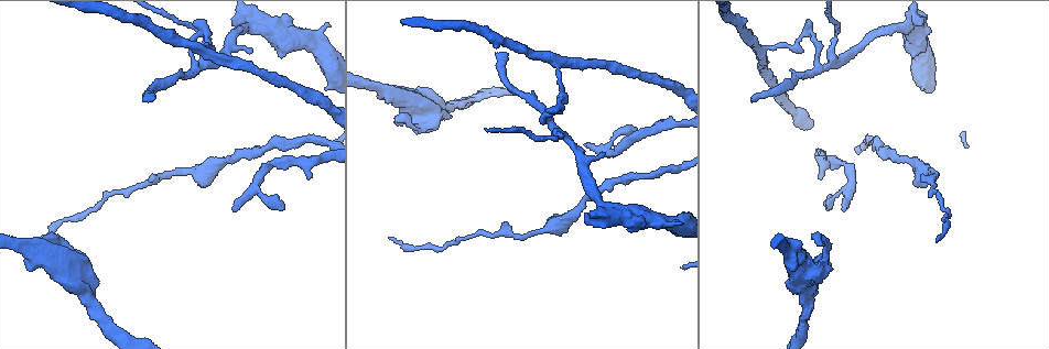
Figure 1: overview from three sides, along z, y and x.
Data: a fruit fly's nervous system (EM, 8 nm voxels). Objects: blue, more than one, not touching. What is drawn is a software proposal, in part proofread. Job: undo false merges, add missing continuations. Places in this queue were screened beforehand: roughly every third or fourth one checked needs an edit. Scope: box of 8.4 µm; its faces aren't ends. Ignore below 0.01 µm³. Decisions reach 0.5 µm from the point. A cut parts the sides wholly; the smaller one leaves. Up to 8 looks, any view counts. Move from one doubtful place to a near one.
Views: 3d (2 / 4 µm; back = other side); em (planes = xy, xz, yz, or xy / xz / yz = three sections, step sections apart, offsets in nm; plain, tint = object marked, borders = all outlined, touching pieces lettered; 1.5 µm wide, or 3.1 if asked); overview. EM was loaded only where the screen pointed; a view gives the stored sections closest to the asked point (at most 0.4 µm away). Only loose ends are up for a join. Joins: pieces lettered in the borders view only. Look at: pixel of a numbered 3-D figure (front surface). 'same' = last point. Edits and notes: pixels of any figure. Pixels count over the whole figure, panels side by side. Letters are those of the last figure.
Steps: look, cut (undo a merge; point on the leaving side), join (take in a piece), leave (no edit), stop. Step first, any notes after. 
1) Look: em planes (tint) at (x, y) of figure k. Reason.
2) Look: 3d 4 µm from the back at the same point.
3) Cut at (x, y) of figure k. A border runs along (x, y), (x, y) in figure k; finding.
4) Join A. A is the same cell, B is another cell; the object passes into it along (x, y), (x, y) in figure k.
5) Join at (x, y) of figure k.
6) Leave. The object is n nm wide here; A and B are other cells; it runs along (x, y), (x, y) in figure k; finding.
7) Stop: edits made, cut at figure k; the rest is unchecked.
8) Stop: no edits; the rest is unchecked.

Look: 3d 4 µm at (502, 53) of figure 1. Thin end.

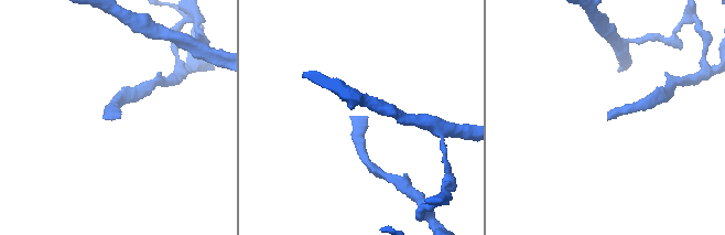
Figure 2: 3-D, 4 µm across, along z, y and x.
Look: em planes (borders) at (362, 117) of figure 2. Now the EM.

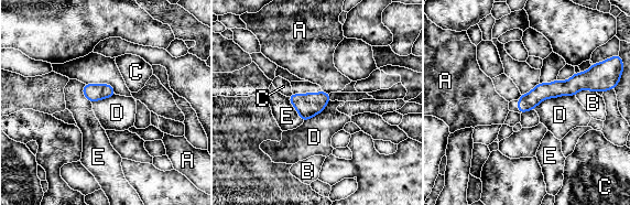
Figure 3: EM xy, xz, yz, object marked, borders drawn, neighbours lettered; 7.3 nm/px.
Leave. The longest contact is with D, 340 nm; A, B, C, D and E are other cells; it runs along (584, 81), (543, 90), (520, 107) in figure 3; no lettered piece goes on from it.

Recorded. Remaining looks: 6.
Look: 3d 2 µm from the back at (809, 34) of figure 1. Abrupt turn.

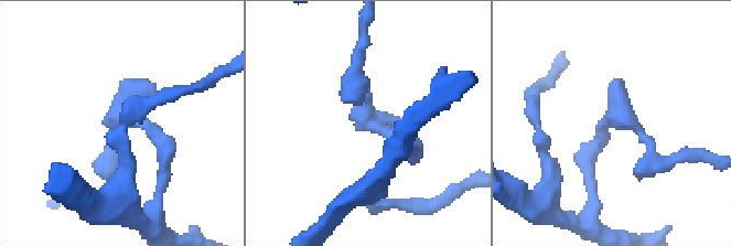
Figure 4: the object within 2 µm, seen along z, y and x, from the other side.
Look: em planes (borders) at (372, 119) of figure 4. Need the tissue.

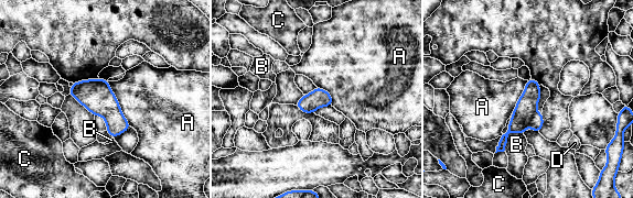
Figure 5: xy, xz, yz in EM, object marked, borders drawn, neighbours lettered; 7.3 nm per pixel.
Cut at (526, 107) of figure 5. A, B, C and D are other cells; two neurons meet here.

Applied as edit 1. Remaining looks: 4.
Look: 3d 4 µm at (182, 172) of figure 1. Calibre changes.

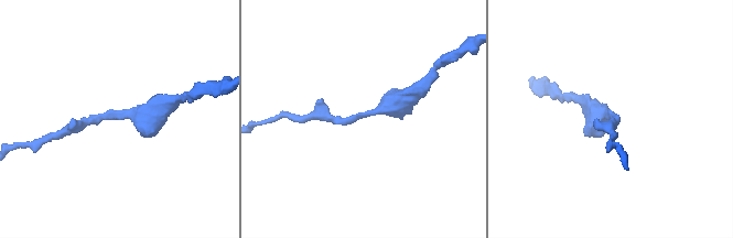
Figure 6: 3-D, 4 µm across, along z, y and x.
Look: em yz step 4 (tint) at (608, 115) of figure 6. Shape alone is not enough.

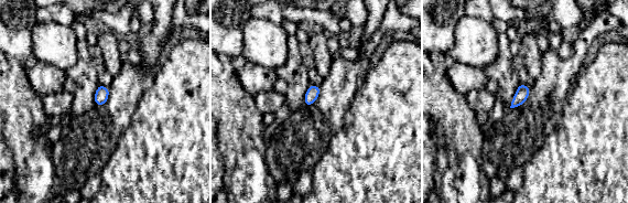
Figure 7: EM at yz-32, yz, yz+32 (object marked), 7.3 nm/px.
Look: em planes (borders) at the same point. Cut it another way.

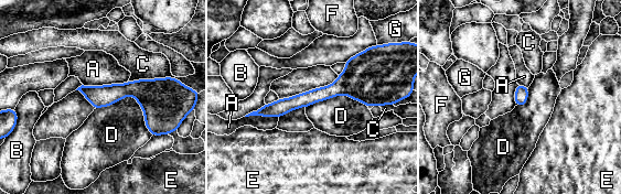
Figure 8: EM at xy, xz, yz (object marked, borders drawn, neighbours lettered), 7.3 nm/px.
Leave. The object is 100 nm wide here; A, B, C, D, E, F and G are other cells; it runs along (378, 92), (335, 88), (258, 112) in figure 8; continuous, no second neuron.

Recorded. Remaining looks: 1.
Stop: edits made, cut at figure 5; the rest is unchecked.

